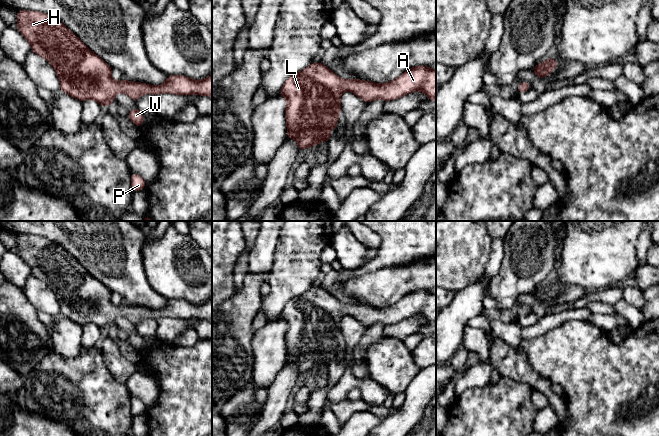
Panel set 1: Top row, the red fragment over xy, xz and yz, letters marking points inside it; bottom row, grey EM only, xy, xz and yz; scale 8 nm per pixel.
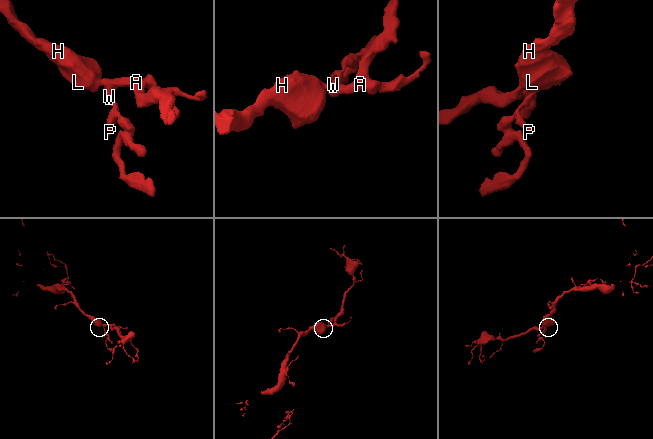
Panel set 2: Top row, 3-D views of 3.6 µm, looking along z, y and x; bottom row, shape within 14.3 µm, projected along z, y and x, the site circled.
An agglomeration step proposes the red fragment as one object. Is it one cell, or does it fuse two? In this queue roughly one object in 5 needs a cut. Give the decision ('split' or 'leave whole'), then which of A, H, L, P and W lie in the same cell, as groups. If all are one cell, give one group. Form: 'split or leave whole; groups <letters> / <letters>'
leave whole; groups A H L P W

